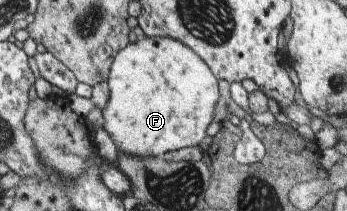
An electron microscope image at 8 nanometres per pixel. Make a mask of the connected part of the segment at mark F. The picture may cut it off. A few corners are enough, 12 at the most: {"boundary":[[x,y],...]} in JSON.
{"boundary":[[187,46],[115,56],[102,128],[119,153],[199,146],[218,79]]}

